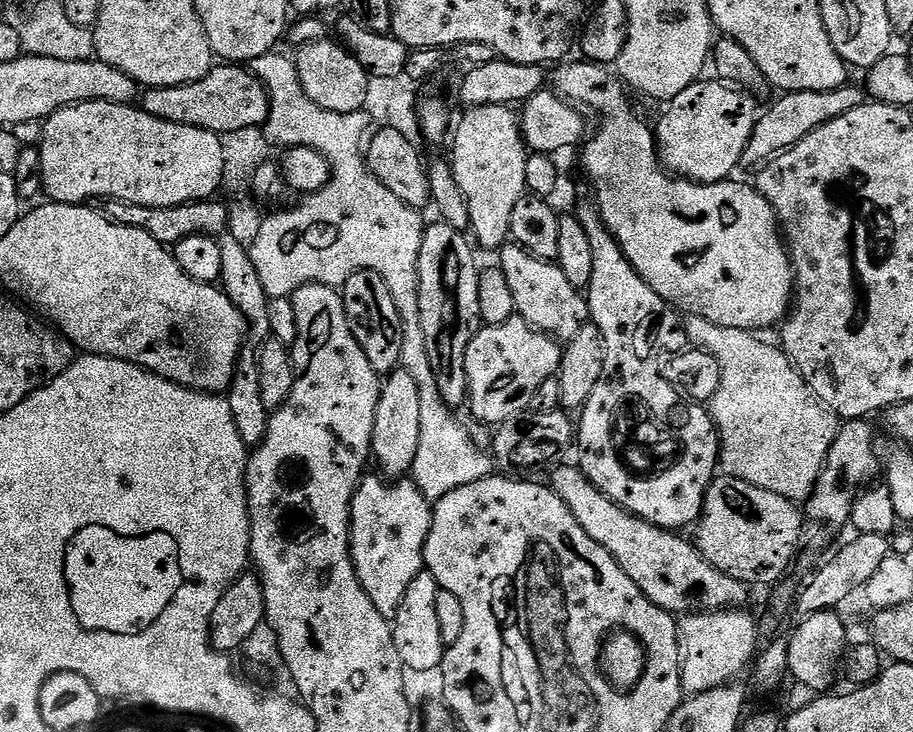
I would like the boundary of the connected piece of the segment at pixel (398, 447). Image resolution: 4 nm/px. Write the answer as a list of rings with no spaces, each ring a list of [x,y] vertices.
[[[397,370],[383,381],[378,398],[378,414],[374,414],[372,456],[379,471],[388,478],[404,478],[411,473],[414,458],[418,458],[418,434],[422,426],[422,397],[418,394],[418,382],[408,372]]]

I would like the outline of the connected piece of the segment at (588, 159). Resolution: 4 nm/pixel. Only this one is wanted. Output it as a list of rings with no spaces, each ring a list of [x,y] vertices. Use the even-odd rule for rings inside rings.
[[[581,62],[582,64],[568,63],[561,63],[555,69],[555,71],[557,70],[556,77],[553,80],[551,77],[550,84],[557,96],[569,102],[575,102],[585,109],[593,108],[600,115],[600,125],[597,126],[596,133],[592,136],[592,141],[590,141],[590,136],[587,143],[583,145],[583,148],[585,147],[584,172],[588,175],[589,182],[592,183],[590,188],[596,197],[596,205],[600,208],[600,218],[610,230],[610,234],[615,236],[617,242],[620,243],[620,249],[626,254],[630,266],[634,266],[634,270],[638,270],[638,274],[647,282],[650,290],[654,290],[654,294],[661,296],[665,302],[672,305],[681,314],[706,318],[718,326],[730,326],[734,330],[759,333],[761,331],[760,328],[774,327],[773,329],[775,329],[787,317],[794,303],[794,273],[792,271],[792,257],[788,254],[782,229],[776,219],[776,211],[770,206],[770,202],[766,202],[763,194],[757,192],[751,183],[732,184],[733,182],[721,182],[719,184],[695,184],[693,180],[685,180],[681,177],[673,176],[660,163],[660,154],[656,150],[656,134],[653,125],[651,123],[648,125],[636,113],[636,108],[632,105],[631,100],[633,97],[630,95],[629,89],[622,83],[619,75],[613,74],[602,64],[589,62]]]

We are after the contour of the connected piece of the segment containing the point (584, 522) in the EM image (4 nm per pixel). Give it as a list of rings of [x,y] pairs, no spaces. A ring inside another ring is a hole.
[[[557,467],[551,473],[552,491],[558,493],[562,502],[566,502],[578,526],[582,526],[582,530],[586,530],[586,534],[590,534],[590,538],[594,538],[594,542],[598,542],[598,546],[602,546],[602,550],[606,550],[606,554],[610,554],[610,558],[626,570],[630,582],[634,582],[634,586],[638,586],[638,590],[642,590],[654,606],[673,614],[723,612],[744,606],[750,592],[749,585],[710,566],[691,539],[683,540],[679,531],[659,528],[630,514],[606,498],[606,494],[592,485],[590,478],[586,478],[579,467],[564,467]]]

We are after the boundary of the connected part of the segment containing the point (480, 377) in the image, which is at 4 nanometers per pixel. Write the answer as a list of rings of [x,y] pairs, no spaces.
[[[521,316],[506,322],[481,327],[466,350],[468,404],[484,424],[495,426],[529,411],[542,382],[560,371],[562,348],[557,341],[529,326]]]

